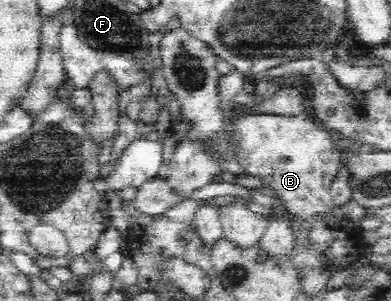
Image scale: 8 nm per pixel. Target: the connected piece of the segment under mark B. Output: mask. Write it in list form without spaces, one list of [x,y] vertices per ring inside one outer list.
[[[300,111],[298,114],[255,114],[240,117],[236,130],[232,130],[232,135],[240,138],[240,158],[241,164],[248,175],[260,178],[263,182],[263,191],[276,198],[280,211],[284,214],[290,233],[292,233],[292,247],[288,258],[299,273],[304,278],[308,272],[323,270],[325,272],[337,272],[351,264],[356,264],[362,254],[366,252],[364,242],[364,231],[360,223],[352,222],[334,214],[340,210],[343,204],[337,200],[333,193],[333,186],[336,184],[337,174],[344,168],[344,158],[340,154],[340,149],[336,148],[332,134],[328,128],[320,121],[320,118]]]

